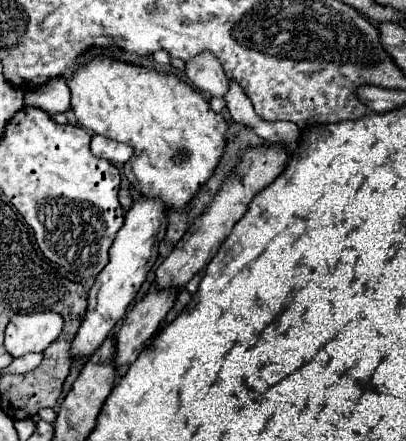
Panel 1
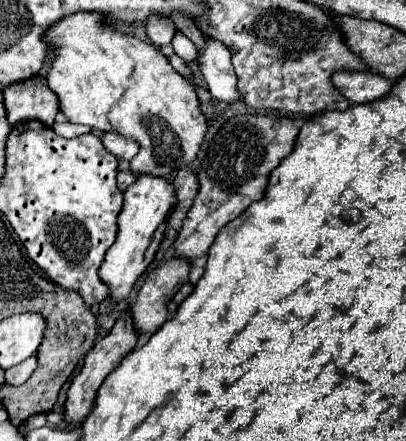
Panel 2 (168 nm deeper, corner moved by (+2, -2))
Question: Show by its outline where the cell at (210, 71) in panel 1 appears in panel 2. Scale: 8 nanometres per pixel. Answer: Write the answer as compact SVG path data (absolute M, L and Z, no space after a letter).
M178 15L178 19L174 19L176 21L176 25L182 29L182 33L196 45L196 49L198 49L198 53L204 49L204 45L206 45L206 41L202 39L204 35L196 29L196 25L194 25L194 21L186 21L186 17L182 17L182 15Z

